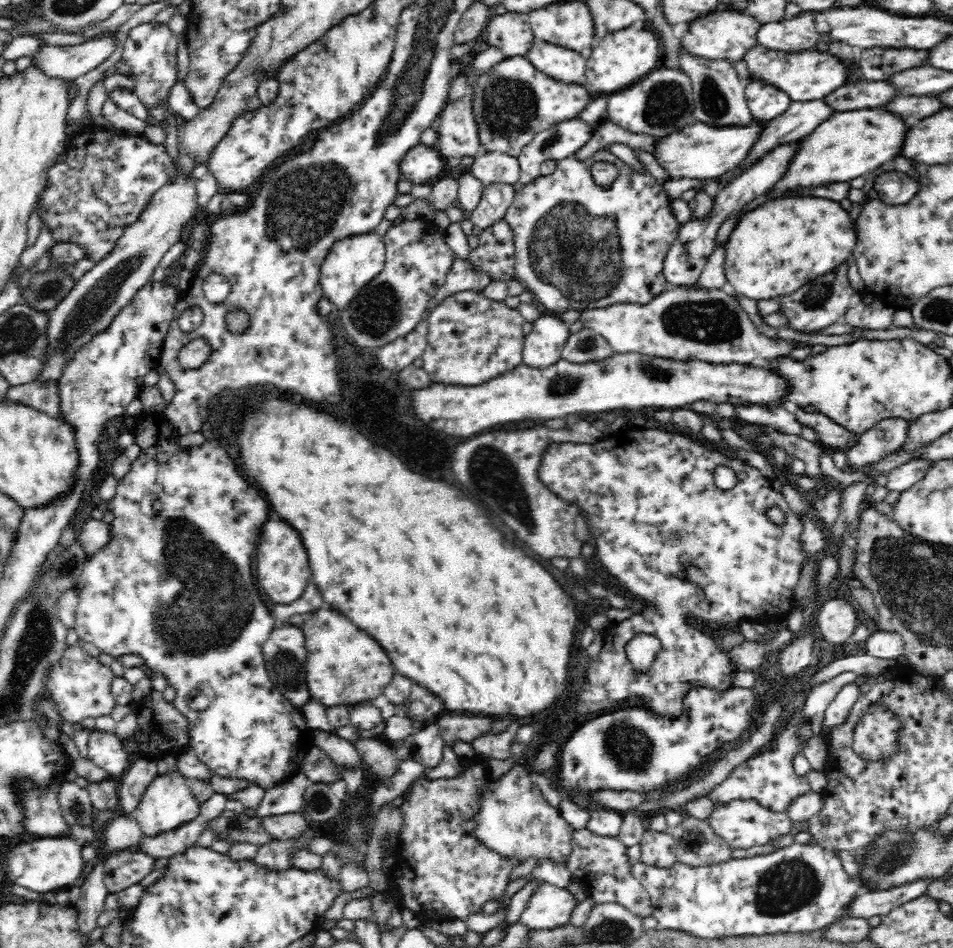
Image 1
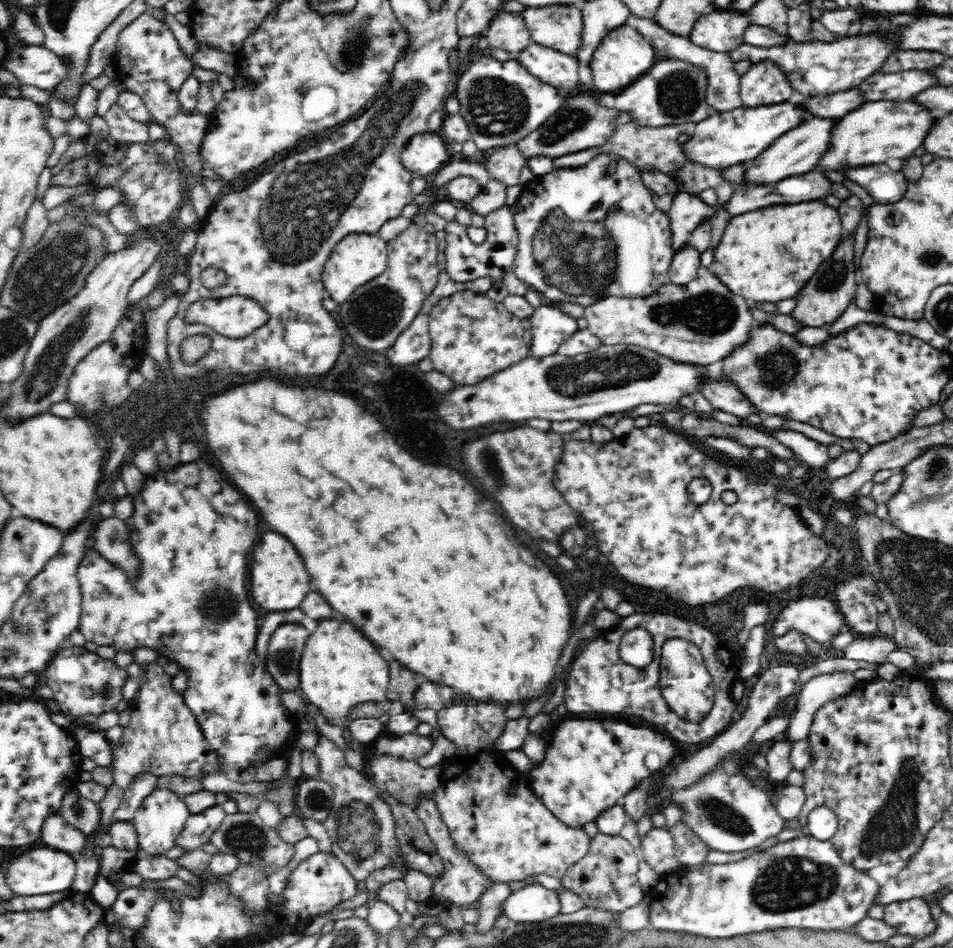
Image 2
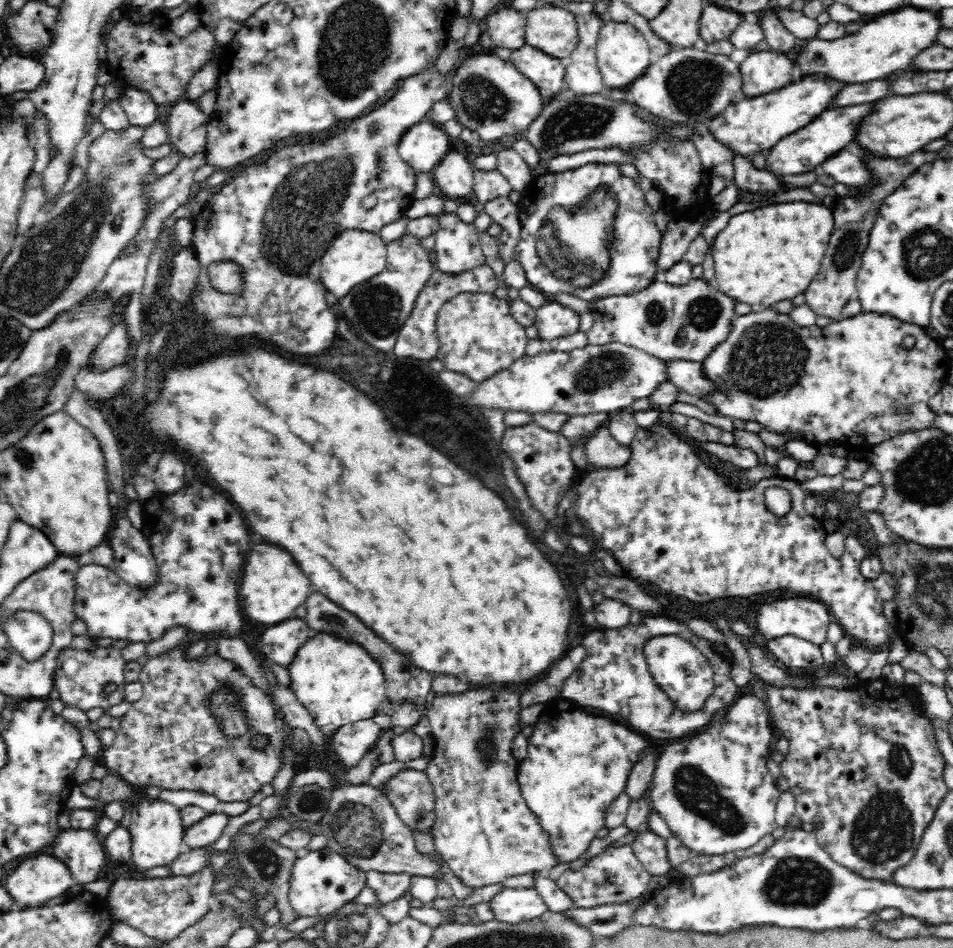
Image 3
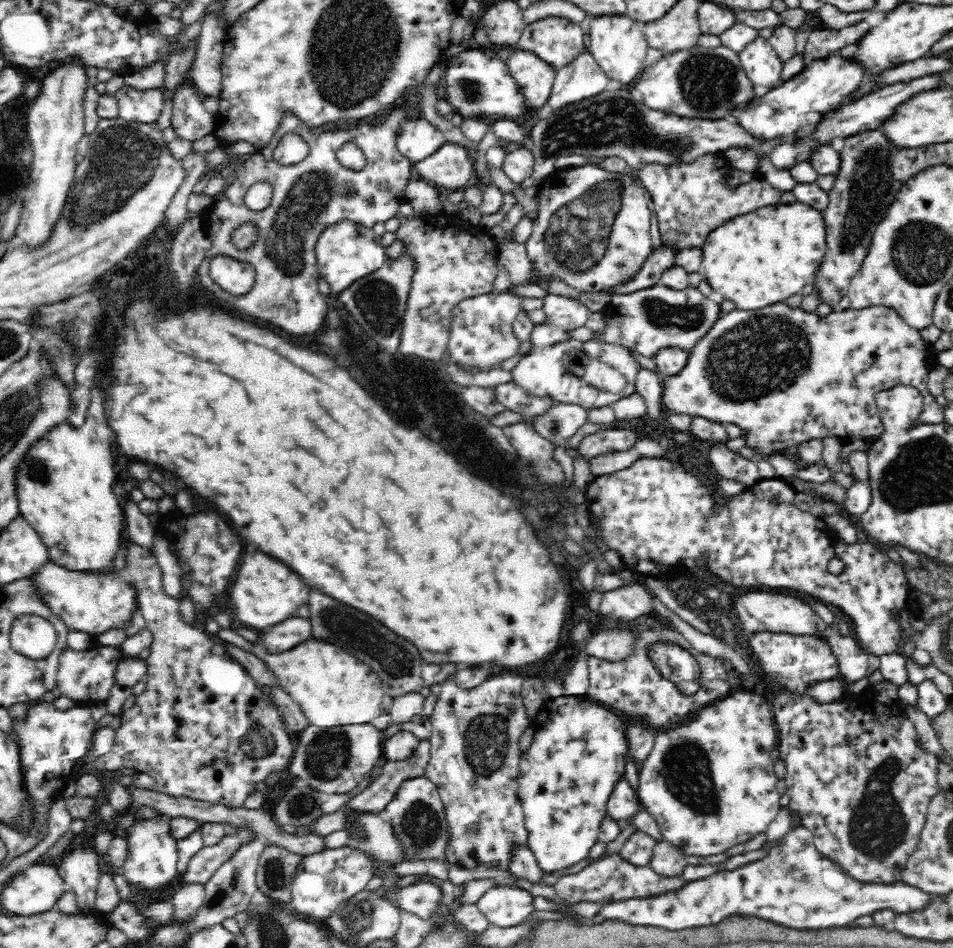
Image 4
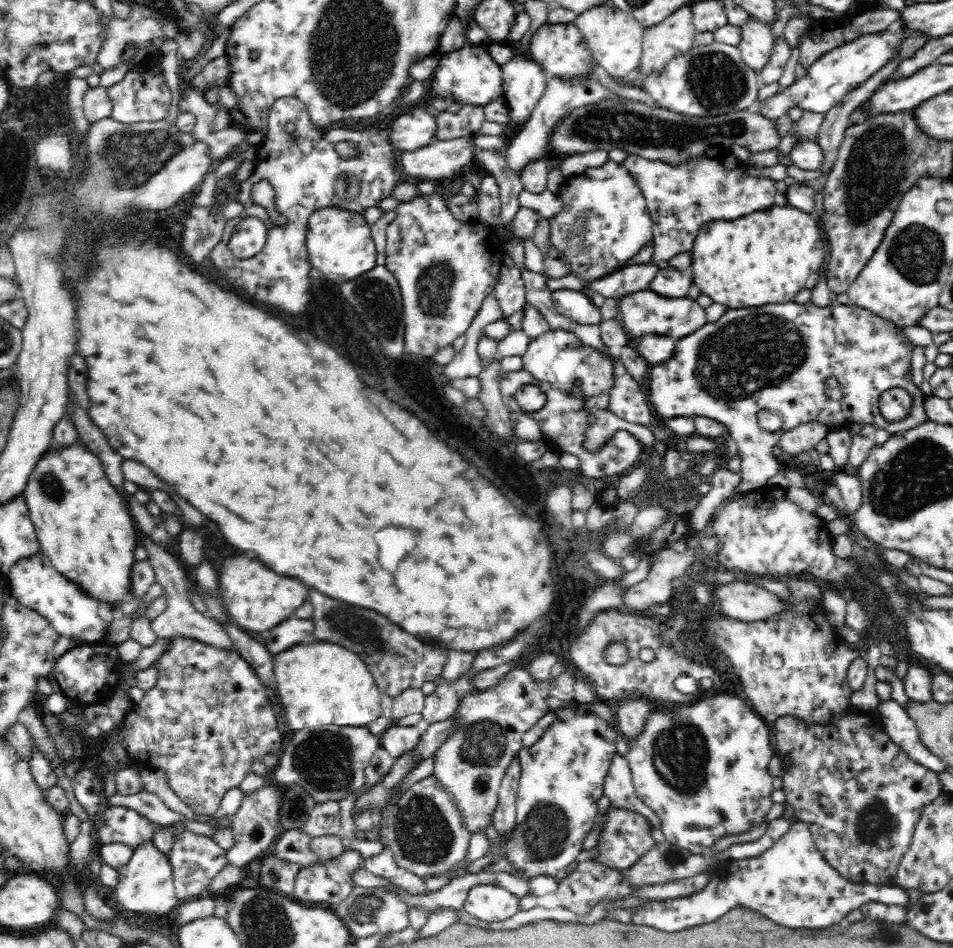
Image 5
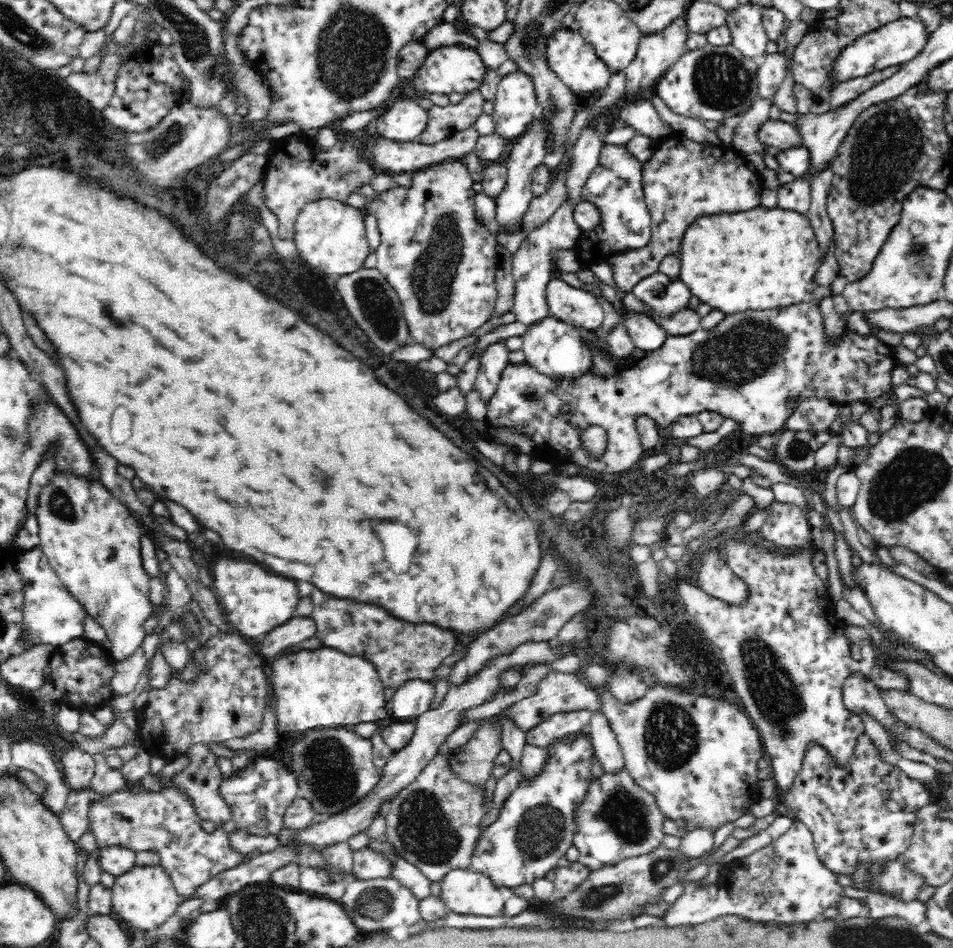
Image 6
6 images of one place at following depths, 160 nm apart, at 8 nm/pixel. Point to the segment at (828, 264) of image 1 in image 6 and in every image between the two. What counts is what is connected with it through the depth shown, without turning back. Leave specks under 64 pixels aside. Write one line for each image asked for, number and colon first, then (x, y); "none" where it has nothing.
2: (767, 255)
3: (771, 254)
4: (764, 257)
5: (765, 258)
6: (763, 259)

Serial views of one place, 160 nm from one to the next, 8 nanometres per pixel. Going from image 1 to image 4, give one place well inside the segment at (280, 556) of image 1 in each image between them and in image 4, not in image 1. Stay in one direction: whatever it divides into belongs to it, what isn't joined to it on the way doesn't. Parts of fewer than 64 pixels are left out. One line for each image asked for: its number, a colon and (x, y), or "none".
2: (278, 580)
3: (272, 587)
4: (264, 593)

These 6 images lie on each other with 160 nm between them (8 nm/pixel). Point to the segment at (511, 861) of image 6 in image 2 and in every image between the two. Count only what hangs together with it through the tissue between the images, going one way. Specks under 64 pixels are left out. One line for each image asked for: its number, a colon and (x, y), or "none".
2: (590, 764)
3: (577, 764)
4: (579, 750)
5: (561, 781)

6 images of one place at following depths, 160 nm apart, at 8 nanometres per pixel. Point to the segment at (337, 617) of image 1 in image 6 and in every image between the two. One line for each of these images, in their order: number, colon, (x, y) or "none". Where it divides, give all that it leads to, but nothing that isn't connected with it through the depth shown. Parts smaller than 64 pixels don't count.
2: (339, 668)
3: (337, 683)
4: (332, 688)
5: (320, 685)
6: (317, 688)

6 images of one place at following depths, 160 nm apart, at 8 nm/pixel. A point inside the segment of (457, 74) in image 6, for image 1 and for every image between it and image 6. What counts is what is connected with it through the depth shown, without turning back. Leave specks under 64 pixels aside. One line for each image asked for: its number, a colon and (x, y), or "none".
1: (511, 102)
2: (501, 102)
3: (490, 97)
4: (479, 86)
5: (467, 76)

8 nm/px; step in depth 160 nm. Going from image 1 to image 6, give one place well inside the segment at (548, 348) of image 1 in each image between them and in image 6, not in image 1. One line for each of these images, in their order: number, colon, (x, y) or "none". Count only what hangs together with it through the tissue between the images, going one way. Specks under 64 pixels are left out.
2: (550, 327)
3: (553, 319)
4: (567, 313)
5: (573, 304)
6: (569, 304)

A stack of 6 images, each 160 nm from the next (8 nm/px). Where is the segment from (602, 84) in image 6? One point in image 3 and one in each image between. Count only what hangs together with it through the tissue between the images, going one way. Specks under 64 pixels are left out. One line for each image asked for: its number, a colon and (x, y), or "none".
3: (553, 31)
4: (559, 42)
5: (559, 49)

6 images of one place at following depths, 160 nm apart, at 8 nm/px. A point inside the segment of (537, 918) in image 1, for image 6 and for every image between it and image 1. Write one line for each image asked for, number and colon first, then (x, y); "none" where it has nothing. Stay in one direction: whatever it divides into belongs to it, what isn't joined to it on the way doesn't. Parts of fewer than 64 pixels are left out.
2: (534, 903)
3: (512, 906)
4: (505, 907)
5: (488, 902)
6: (465, 892)

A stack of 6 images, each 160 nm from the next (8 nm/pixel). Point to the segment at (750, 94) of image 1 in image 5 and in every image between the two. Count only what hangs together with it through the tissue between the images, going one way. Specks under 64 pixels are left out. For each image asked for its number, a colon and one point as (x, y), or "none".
2: (765, 83)
3: (768, 70)
4: (761, 64)
5: (757, 42)

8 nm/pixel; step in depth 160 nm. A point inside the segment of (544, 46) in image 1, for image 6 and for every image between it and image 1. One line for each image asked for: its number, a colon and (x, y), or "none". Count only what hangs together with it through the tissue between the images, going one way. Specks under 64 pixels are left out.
2: (558, 70)
3: (546, 73)
4: (534, 78)
5: (524, 82)
6: (515, 107)

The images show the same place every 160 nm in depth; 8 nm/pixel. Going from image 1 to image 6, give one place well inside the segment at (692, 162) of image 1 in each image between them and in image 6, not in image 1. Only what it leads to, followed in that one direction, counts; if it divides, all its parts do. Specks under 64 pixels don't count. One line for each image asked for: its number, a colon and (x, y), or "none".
2: (737, 137)
3: (756, 124)
4: (826, 84)
5: (842, 70)
6: (901, 41)

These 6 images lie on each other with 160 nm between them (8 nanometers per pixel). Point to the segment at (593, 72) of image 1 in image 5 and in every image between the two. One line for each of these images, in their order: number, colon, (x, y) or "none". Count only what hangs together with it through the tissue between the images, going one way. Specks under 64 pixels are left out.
2: (624, 55)
3: (622, 52)
4: (618, 44)
5: (615, 37)

